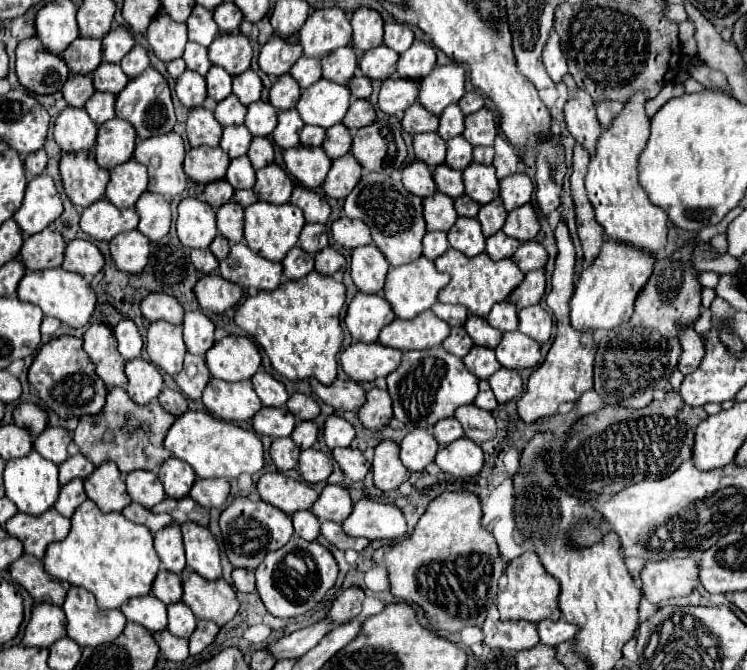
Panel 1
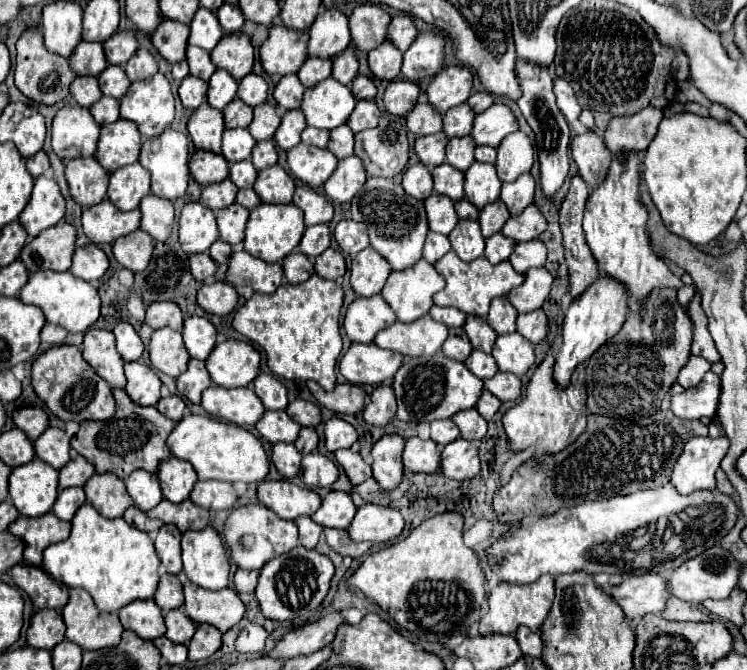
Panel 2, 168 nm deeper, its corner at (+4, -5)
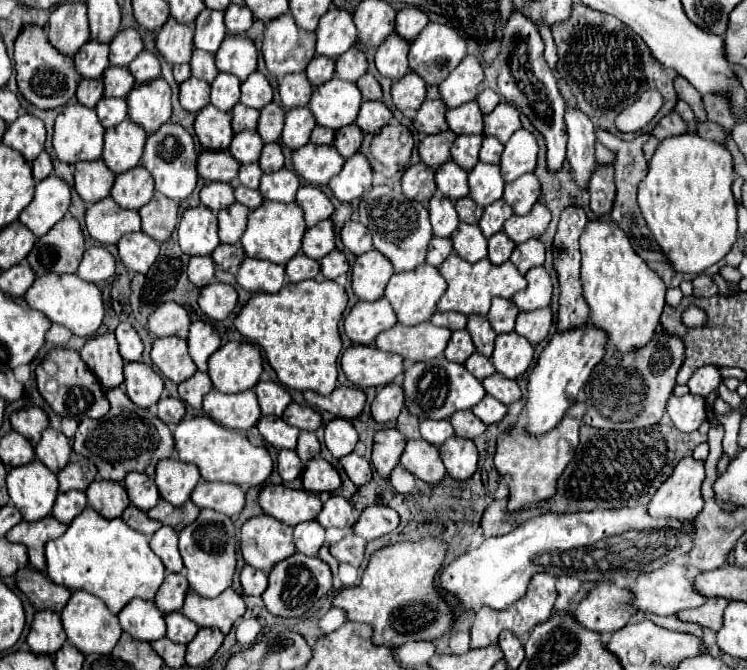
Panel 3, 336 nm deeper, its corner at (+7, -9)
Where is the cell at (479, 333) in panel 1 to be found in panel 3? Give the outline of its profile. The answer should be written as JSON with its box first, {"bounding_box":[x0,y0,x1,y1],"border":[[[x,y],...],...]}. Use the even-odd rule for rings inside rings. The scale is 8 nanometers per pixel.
{"bounding_box":[467,315,495,357],"border":[[[469,315],[467,317],[467,331],[475,343],[475,349],[485,355],[491,357],[493,353],[493,341],[495,341],[495,331],[491,329],[489,321],[483,315]]]}

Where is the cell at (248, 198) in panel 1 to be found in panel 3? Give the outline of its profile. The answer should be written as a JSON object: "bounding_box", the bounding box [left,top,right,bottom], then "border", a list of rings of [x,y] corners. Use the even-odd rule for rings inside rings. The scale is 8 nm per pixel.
{"bounding_box":[235,185,263,209],"border":[[[237,185],[235,189],[235,199],[245,205],[247,209],[257,209],[261,203],[263,203],[263,197],[259,191],[253,191],[253,189],[243,189],[243,185]]]}

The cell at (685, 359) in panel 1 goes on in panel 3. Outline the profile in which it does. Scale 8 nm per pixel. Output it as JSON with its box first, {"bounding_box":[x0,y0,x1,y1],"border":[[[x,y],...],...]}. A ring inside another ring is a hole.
{"bounding_box":[687,365,721,397],"border":[[[707,365],[707,367],[699,367],[691,379],[687,381],[687,387],[691,393],[695,395],[701,395],[701,397],[707,397],[713,389],[719,387],[719,381],[721,381],[721,373],[717,367],[713,365]]]}

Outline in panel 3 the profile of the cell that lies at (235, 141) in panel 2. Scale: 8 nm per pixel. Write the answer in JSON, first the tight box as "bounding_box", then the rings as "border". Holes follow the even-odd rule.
{"bounding_box":[229,131,263,163],"border":[[[241,131],[233,137],[229,145],[229,153],[239,161],[239,163],[255,163],[261,155],[263,141],[255,131]]]}

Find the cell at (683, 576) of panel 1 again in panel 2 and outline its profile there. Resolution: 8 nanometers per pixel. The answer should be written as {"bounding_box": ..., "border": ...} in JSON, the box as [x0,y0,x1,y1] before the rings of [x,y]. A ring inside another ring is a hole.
{"bounding_box":[610,575,670,621],"border":[[[640,575],[626,577],[618,587],[610,591],[610,597],[624,611],[626,621],[638,621],[646,613],[660,613],[670,597],[666,591],[666,581],[660,575]]]}

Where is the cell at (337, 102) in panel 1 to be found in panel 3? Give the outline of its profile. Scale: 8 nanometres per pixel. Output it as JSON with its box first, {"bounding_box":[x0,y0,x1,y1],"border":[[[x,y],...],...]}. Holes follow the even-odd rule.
{"bounding_box":[307,77,361,131],"border":[[[333,77],[313,89],[307,107],[311,109],[317,125],[337,131],[355,121],[361,107],[361,93],[355,83]]]}

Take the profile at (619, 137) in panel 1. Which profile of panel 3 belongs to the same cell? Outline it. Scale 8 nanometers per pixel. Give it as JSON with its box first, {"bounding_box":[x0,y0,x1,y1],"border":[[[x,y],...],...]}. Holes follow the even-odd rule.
{"bounding_box":[581,219,665,353],"border":[[[591,219],[587,221],[583,233],[581,233],[581,281],[583,281],[583,293],[591,307],[591,323],[607,331],[607,347],[613,347],[621,353],[631,351],[635,347],[643,347],[651,333],[659,327],[659,315],[665,305],[665,283],[663,279],[649,269],[649,265],[631,249],[629,237],[625,231],[611,219]]]}

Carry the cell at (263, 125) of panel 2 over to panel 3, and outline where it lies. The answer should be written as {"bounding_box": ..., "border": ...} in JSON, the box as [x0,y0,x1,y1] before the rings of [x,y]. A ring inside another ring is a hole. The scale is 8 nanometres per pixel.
{"bounding_box":[257,103,285,143],"border":[[[269,103],[261,109],[261,117],[259,117],[259,123],[257,123],[257,133],[261,135],[261,139],[265,143],[279,141],[283,121],[285,121],[285,111],[279,105]]]}

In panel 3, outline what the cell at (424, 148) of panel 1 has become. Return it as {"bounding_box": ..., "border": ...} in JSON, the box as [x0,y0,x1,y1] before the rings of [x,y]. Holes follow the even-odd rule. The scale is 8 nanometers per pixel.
{"bounding_box":[419,131,455,169],"border":[[[443,131],[439,135],[425,135],[419,143],[419,157],[421,161],[431,167],[437,169],[439,165],[443,165],[449,159],[449,149],[455,141],[455,133],[451,131]]]}

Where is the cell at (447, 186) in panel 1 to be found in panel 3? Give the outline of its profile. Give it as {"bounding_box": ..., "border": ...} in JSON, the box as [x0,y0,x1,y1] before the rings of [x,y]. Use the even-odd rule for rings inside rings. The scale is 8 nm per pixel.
{"bounding_box":[435,161,469,201],"border":[[[453,161],[443,163],[437,171],[435,171],[435,183],[437,189],[443,197],[457,201],[461,197],[469,195],[469,187],[467,187],[467,171],[459,169],[459,165],[455,165]]]}

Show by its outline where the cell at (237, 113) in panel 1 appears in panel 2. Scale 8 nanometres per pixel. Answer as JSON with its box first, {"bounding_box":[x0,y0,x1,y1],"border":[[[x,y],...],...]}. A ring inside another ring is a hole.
{"bounding_box":[224,99,252,129],"border":[[[236,99],[230,105],[226,105],[226,109],[224,109],[224,121],[226,121],[226,129],[248,127],[250,121],[252,121],[252,107],[246,105],[244,101]]]}

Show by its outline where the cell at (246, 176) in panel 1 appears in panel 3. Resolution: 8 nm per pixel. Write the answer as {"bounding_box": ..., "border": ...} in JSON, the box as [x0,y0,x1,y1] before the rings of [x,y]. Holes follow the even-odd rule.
{"bounding_box":[237,163,261,189],"border":[[[247,163],[247,165],[241,165],[241,167],[239,167],[237,181],[239,181],[243,187],[257,189],[257,187],[259,187],[259,179],[261,179],[261,169],[259,169],[257,163]]]}

